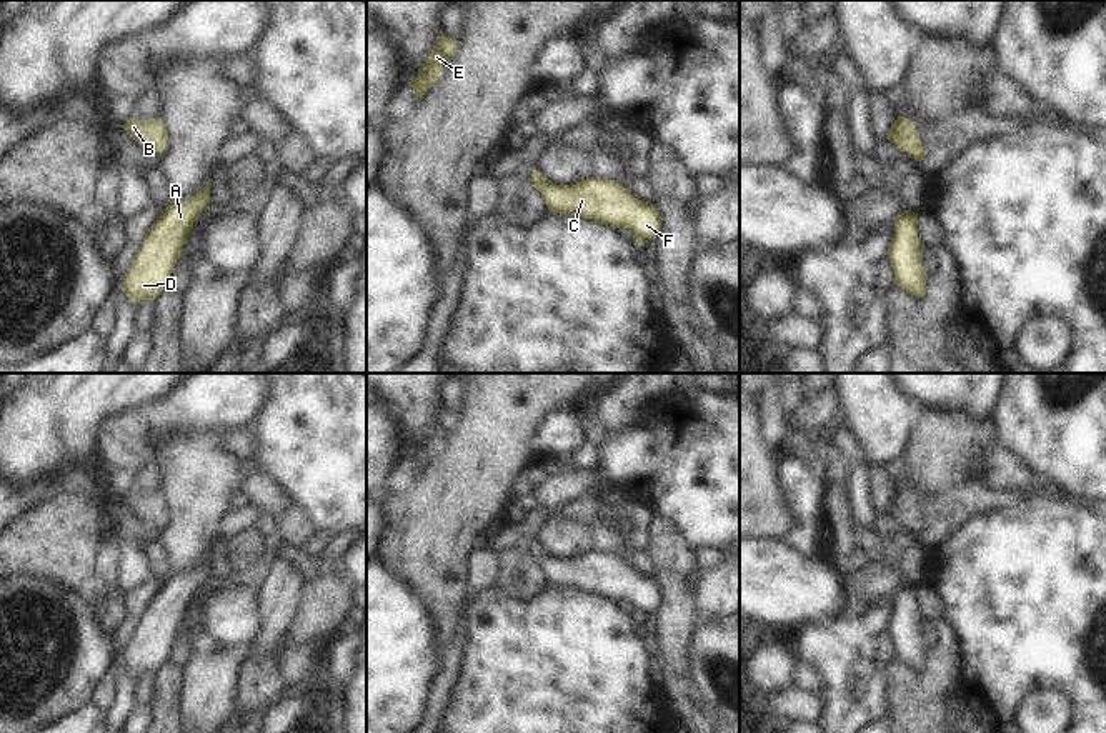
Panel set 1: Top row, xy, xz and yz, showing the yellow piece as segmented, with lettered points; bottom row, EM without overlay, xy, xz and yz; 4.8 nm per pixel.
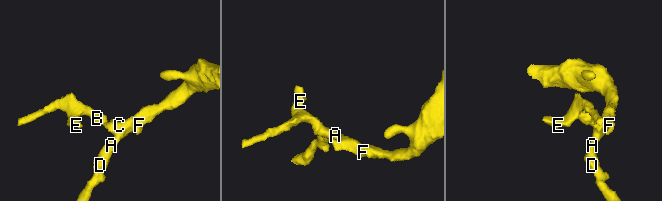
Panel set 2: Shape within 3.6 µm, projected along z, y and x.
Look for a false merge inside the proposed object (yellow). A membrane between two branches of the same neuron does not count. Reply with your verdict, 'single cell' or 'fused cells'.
single cell

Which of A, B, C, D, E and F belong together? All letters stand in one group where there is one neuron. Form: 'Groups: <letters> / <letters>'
Groups: A B C D E F.

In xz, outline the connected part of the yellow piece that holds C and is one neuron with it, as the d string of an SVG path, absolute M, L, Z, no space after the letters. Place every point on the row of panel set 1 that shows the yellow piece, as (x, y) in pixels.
M535 165L530 170L533 187L551 212L628 228L638 245L655 240L661 230L658 208L651 202L638 200L618 182L590 177L571 185L556 185Z

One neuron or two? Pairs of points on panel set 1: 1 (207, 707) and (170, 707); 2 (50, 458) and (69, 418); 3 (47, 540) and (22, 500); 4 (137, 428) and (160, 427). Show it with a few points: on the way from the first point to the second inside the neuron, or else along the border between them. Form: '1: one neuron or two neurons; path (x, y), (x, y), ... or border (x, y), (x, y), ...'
1: two neurons; border (184, 670), (179, 715)
2: one neuron; path (50, 448), (50, 437), (59, 428)
3: two neurons; border (57, 487), (17, 517)
4: two neurons; border (145, 412), (150, 445), (155, 450)

